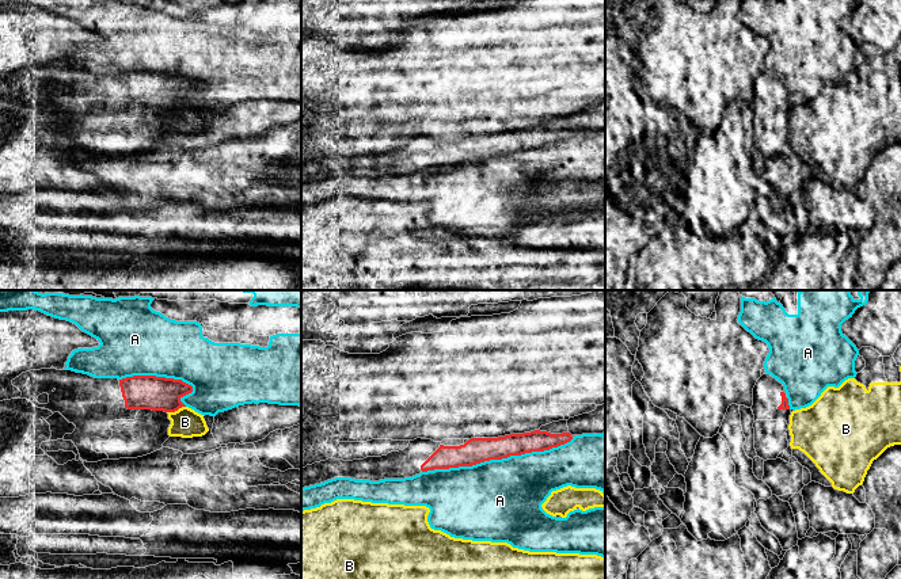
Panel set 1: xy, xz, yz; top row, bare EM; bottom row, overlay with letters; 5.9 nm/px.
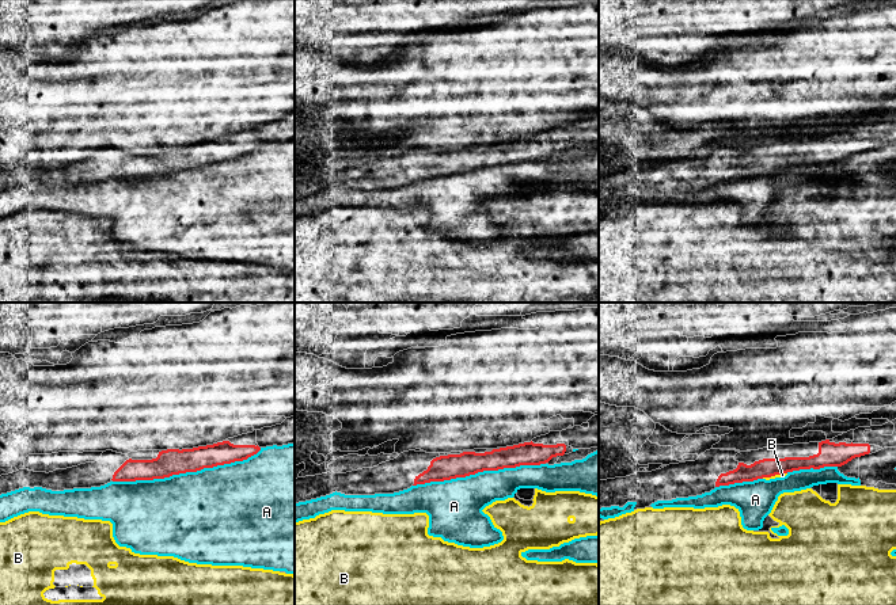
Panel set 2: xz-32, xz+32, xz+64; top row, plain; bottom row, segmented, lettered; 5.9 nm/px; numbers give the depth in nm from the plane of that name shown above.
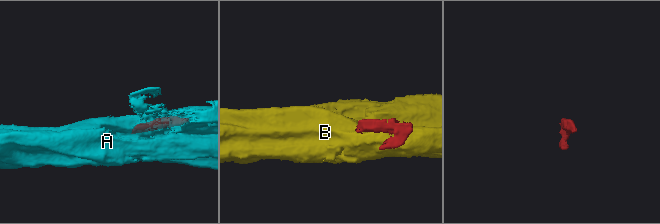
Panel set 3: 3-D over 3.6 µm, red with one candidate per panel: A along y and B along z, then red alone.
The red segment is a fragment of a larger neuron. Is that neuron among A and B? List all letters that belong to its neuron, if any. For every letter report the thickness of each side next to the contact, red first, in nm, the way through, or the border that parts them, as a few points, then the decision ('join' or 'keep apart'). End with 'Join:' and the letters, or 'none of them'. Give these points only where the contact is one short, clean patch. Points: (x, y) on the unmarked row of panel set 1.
A: 160 nm thick on the red side, 500 nm on the other; keep apart
B: 200 nm thick on the red side, 170 nm on the other; border along xy (185, 102), (167, 109); keep apart
Join: none of them

